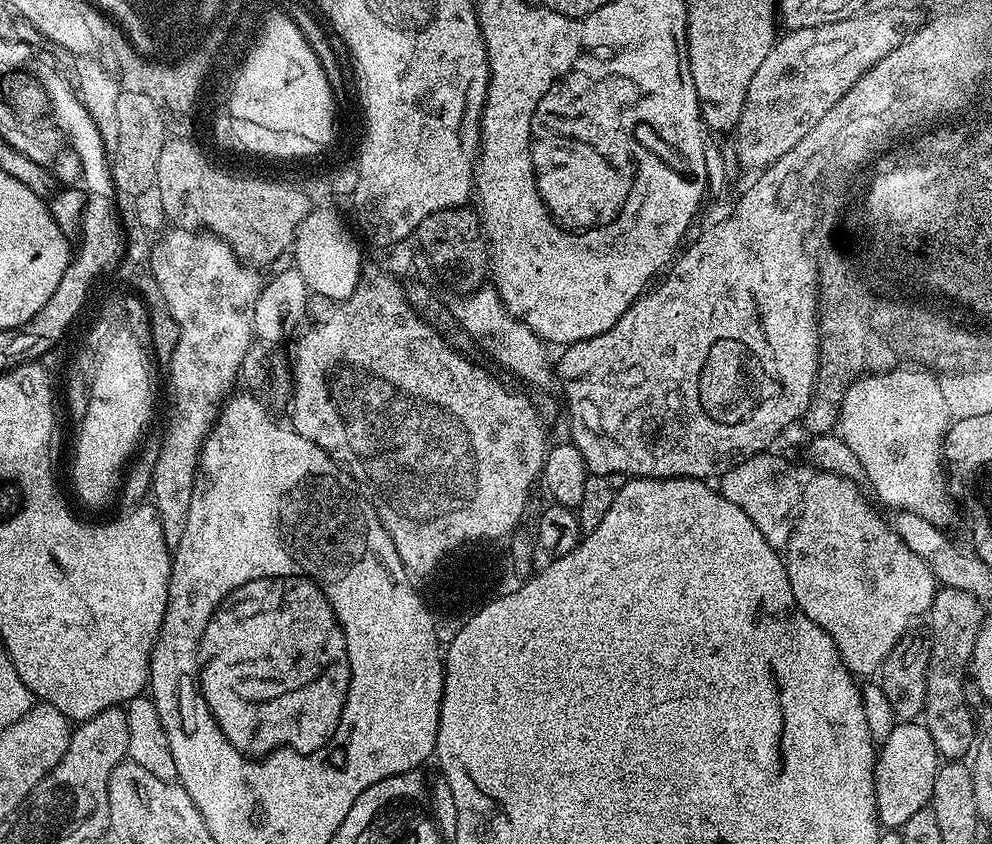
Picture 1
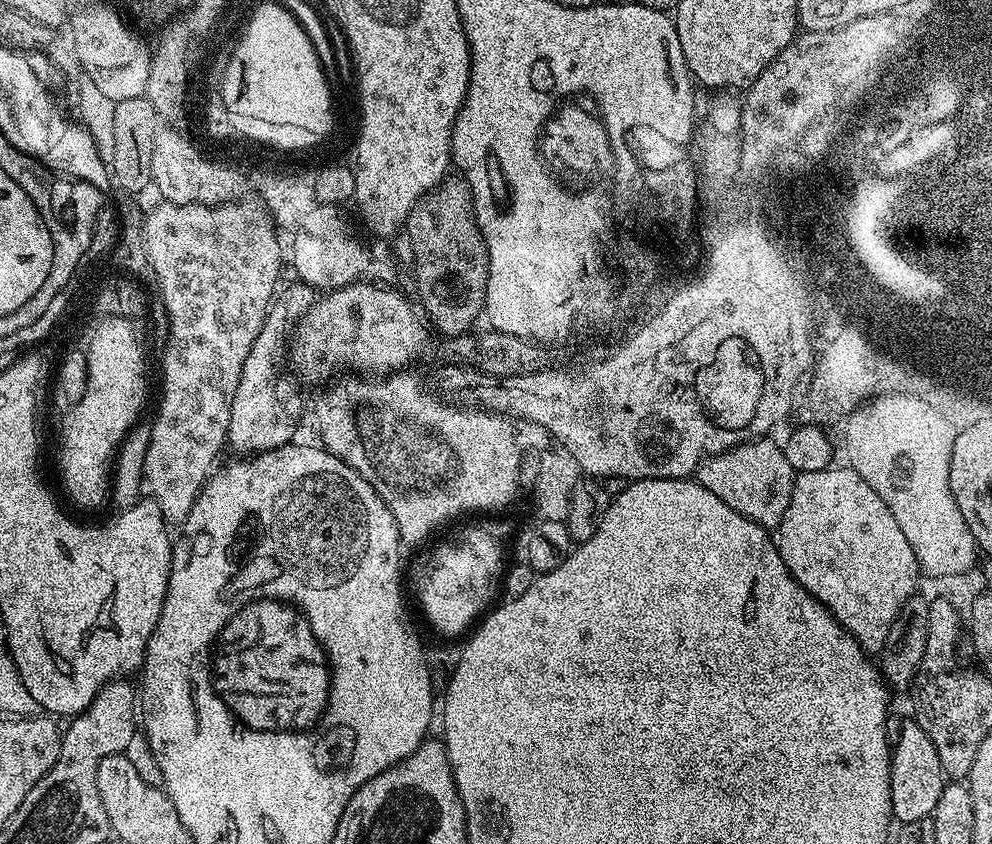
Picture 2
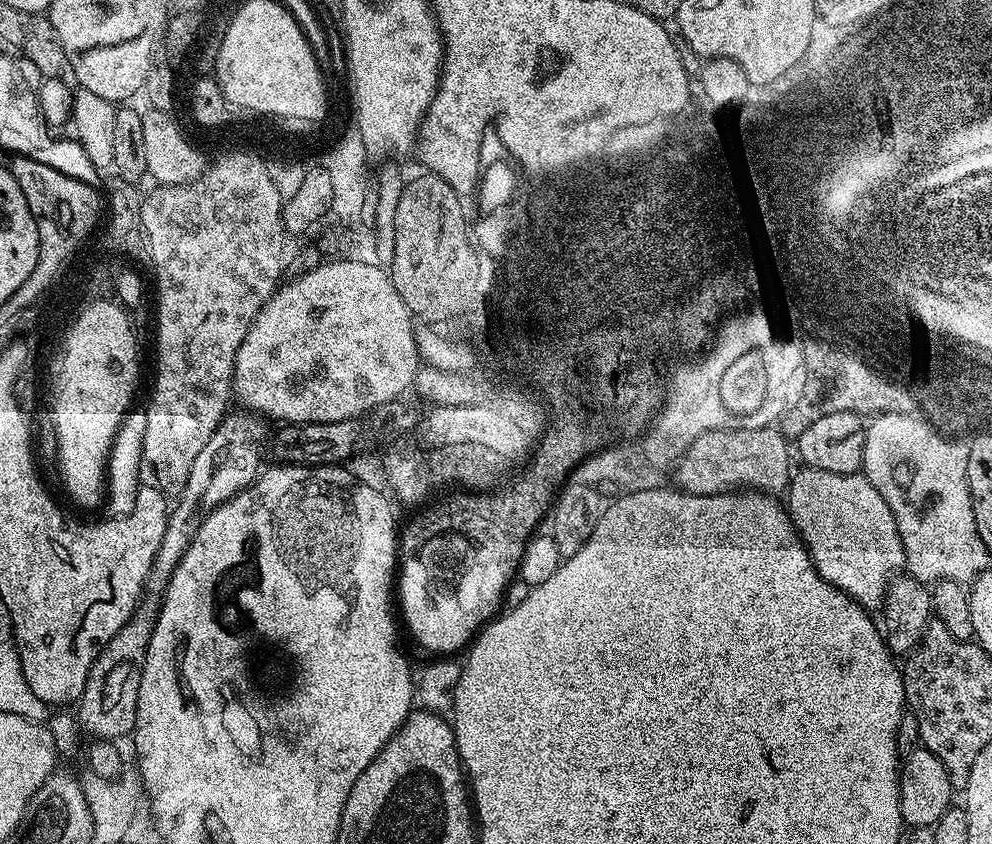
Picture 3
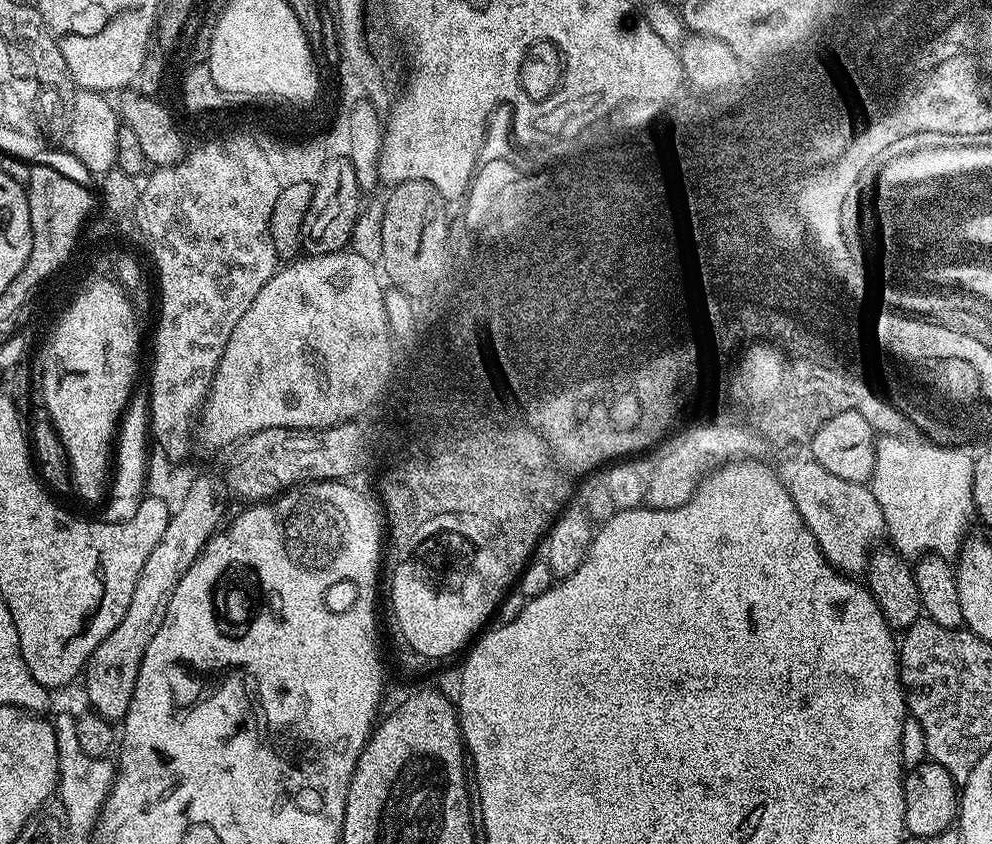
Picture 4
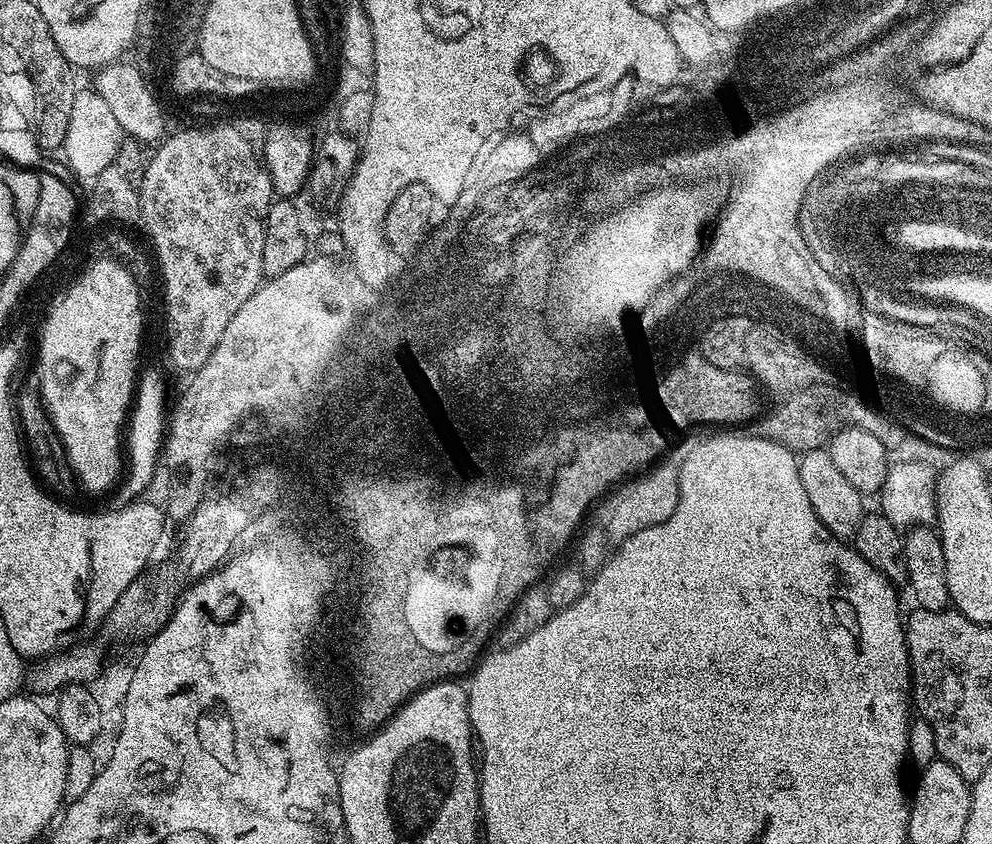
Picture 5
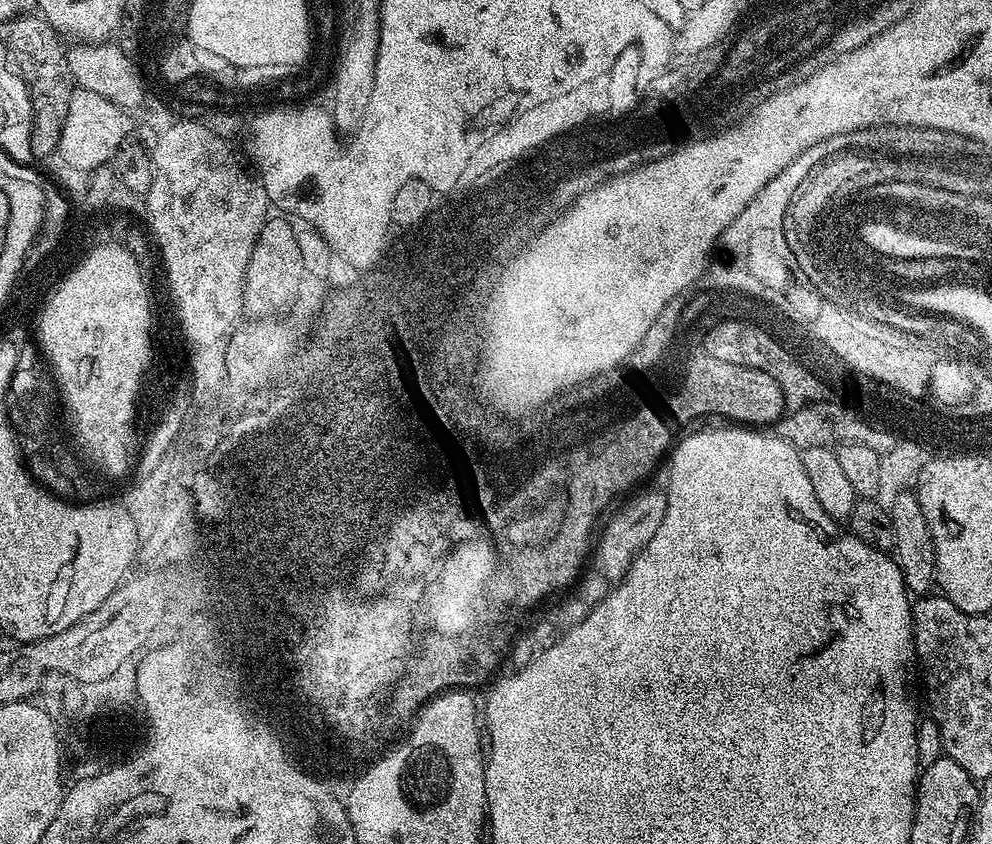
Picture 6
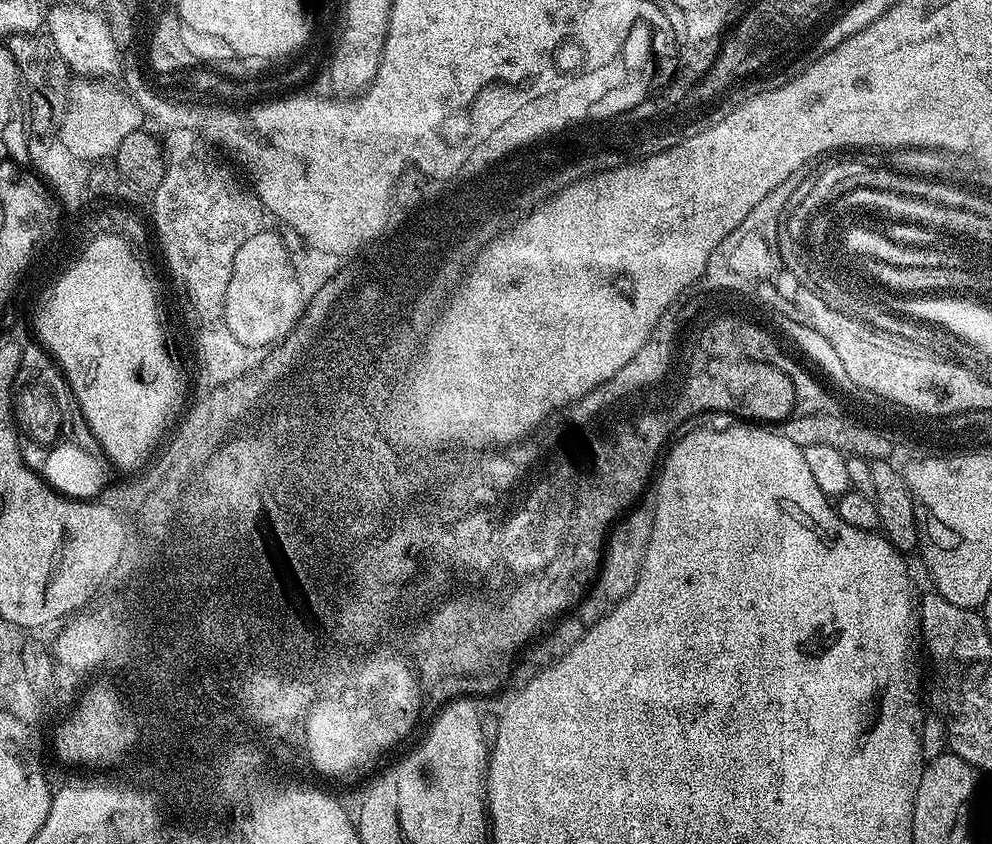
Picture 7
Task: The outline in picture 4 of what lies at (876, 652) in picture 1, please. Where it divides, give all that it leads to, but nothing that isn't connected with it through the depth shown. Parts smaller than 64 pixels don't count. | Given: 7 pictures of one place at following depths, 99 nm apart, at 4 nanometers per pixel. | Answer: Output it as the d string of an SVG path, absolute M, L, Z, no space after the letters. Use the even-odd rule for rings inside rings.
M813 458L806 460L805 464L800 464L793 470L792 480L787 481L788 491L792 493L792 501L798 514L802 514L822 554L837 572L863 573L867 569L869 555L877 543L875 540L885 535L882 510L871 487L867 483L838 478Z

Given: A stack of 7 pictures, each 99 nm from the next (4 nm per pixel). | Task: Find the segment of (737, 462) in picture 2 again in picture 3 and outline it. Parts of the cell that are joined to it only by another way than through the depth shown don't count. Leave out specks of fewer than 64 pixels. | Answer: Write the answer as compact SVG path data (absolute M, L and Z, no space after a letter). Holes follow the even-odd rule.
M775 427L737 428L727 435L703 432L675 465L675 487L690 496L719 496L729 490L783 493L790 483L788 444L786 437Z

